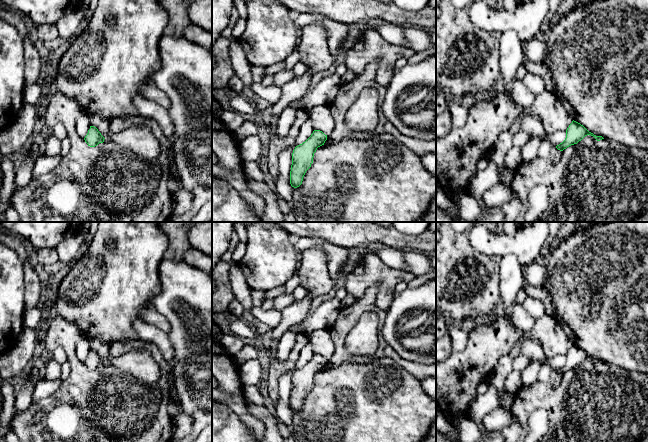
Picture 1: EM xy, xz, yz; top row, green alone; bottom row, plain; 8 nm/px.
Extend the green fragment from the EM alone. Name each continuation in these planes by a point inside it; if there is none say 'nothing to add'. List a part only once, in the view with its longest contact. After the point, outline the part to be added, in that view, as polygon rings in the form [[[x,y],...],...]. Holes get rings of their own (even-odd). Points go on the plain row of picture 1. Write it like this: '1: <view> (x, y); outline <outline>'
nothing to add

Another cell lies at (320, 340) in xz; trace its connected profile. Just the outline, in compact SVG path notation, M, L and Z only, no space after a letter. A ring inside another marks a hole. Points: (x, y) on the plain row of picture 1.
M319 329L305 333L308 342L312 345L314 354L320 354L329 360L335 352L328 329Z

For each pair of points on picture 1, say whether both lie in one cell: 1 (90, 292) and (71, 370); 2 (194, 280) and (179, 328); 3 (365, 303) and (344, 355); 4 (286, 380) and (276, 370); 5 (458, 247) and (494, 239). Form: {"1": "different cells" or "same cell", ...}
{"1": "different cells", "2": "same cell", "3": "same cell", "4": "different cells", "5": "different cells"}

